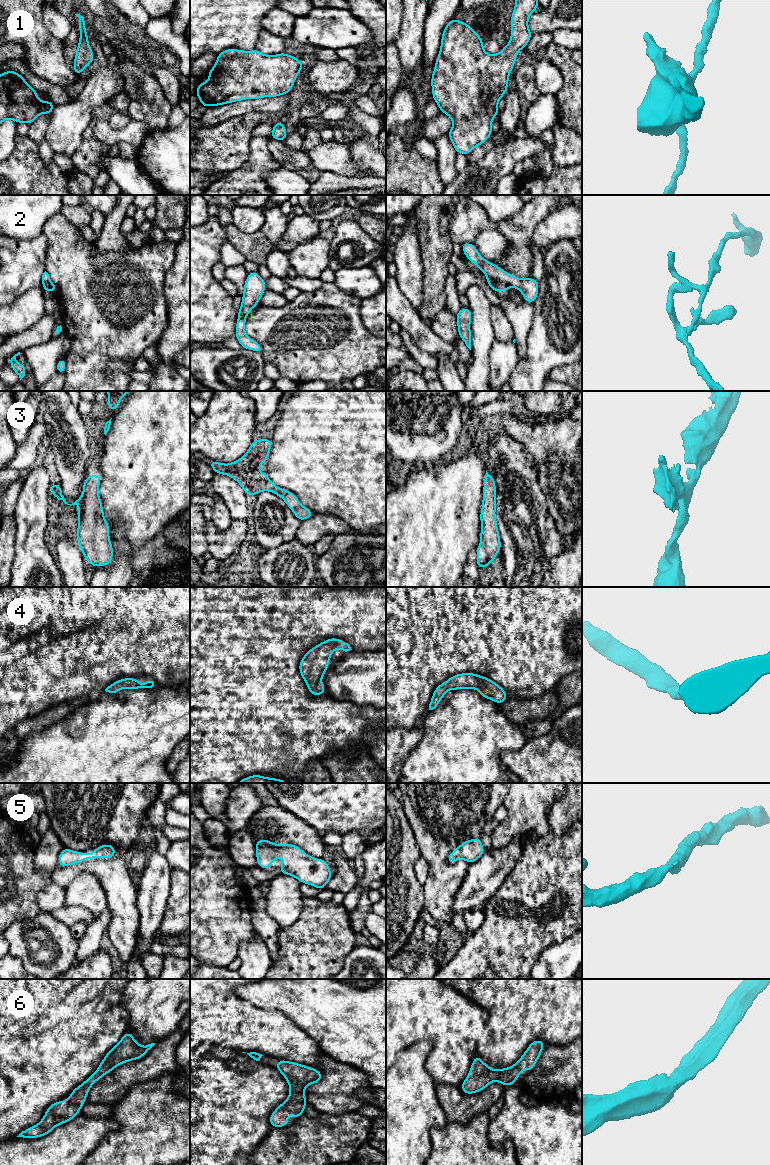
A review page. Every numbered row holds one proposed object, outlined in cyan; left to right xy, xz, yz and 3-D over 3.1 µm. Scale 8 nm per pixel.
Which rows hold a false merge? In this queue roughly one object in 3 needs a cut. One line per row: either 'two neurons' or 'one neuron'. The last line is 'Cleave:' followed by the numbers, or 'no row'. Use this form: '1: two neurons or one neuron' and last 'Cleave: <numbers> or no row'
1: one neuron
2: two neurons
3: one neuron
4: one neuron
5: one neuron
6: one neuron
Cleave: 2

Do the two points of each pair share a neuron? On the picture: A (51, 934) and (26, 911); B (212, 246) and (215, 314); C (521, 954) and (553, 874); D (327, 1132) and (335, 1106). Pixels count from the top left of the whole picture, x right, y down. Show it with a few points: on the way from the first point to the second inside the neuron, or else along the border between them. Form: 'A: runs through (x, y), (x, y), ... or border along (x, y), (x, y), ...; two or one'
A: border along (40, 910), (34, 916), (14, 921), (10, 925); two
B: runs through (204, 263), (204, 297); one
C: runs through (521, 934), (521, 921), (548, 894); one
D: border along (356, 1111), (340, 1114), (320, 1113); two

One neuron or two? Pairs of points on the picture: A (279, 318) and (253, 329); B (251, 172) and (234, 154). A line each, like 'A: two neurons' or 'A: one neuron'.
A: one neuron
B: two neurons

